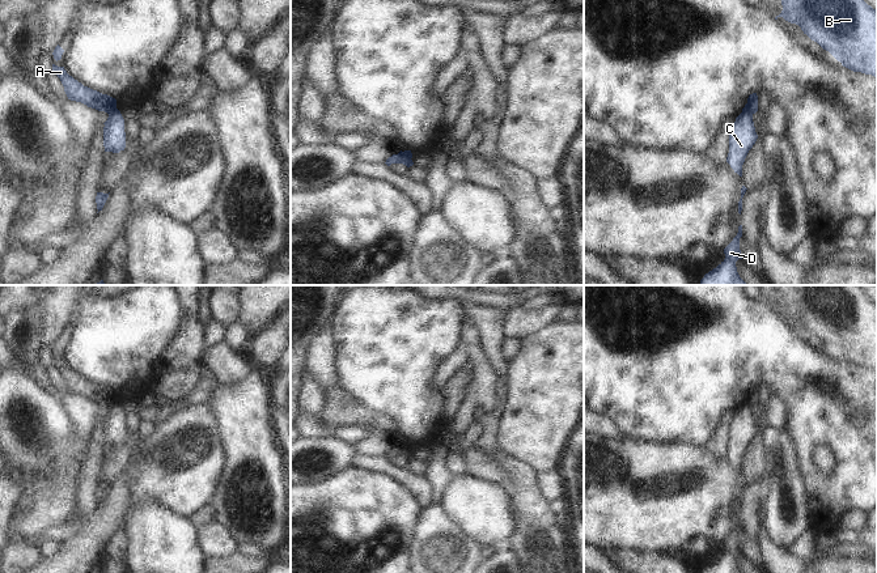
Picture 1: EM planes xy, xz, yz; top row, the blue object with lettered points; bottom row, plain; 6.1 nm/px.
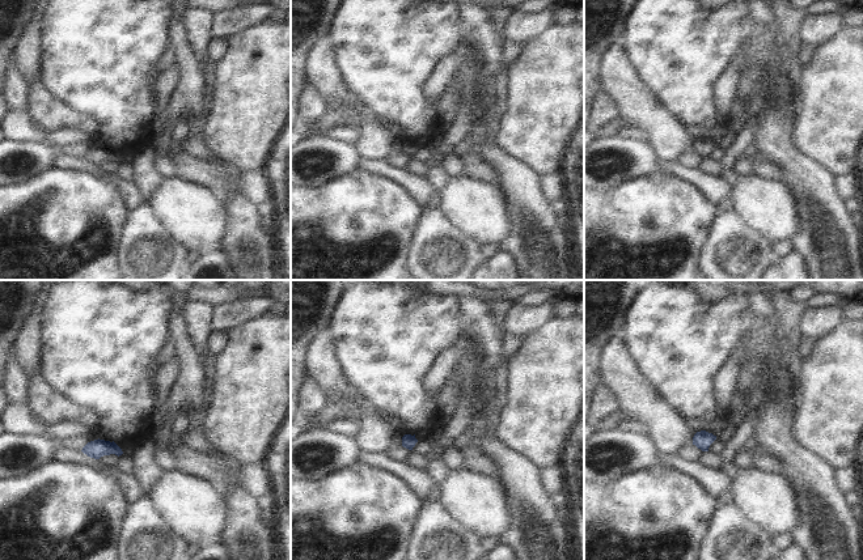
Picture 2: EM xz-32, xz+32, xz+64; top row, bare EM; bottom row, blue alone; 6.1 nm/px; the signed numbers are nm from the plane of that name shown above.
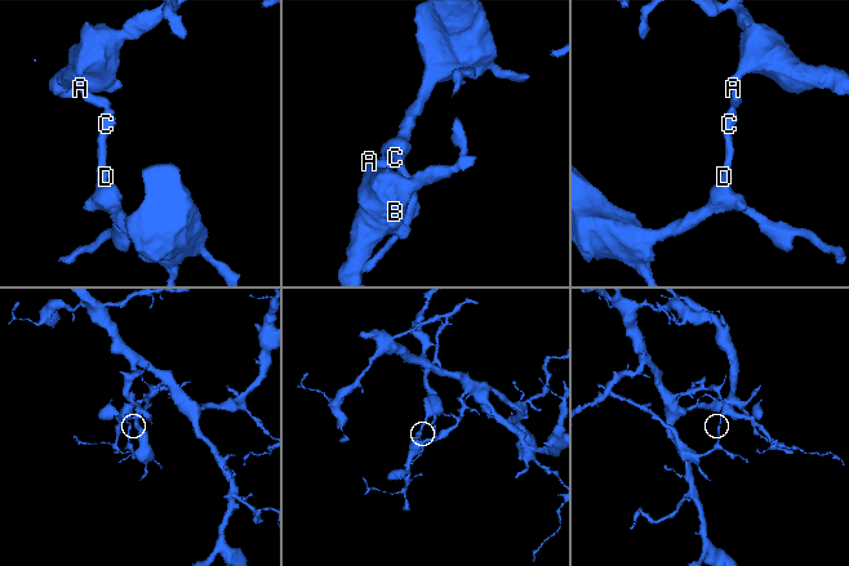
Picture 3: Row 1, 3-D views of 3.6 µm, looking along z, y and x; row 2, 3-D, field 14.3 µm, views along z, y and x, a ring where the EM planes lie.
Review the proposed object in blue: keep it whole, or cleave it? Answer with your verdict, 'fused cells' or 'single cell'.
fused cells

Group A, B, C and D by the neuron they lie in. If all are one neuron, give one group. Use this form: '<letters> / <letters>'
A B / C D

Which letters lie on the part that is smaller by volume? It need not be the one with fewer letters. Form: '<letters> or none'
C, D

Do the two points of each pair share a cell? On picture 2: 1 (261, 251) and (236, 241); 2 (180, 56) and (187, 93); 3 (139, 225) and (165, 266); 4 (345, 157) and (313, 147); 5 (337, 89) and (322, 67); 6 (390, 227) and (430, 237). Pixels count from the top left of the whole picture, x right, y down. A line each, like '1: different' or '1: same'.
1: same
2: same
3: same
4: same
5: same
6: different

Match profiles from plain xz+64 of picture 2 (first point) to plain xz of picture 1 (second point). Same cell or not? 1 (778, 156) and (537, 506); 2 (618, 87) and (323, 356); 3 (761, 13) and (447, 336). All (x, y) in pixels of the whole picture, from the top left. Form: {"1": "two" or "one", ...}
{"1": "one", "2": "one", "3": "two"}

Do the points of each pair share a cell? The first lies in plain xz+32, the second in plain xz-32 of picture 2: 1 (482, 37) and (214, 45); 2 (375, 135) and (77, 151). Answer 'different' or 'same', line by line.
1: different
2: same

